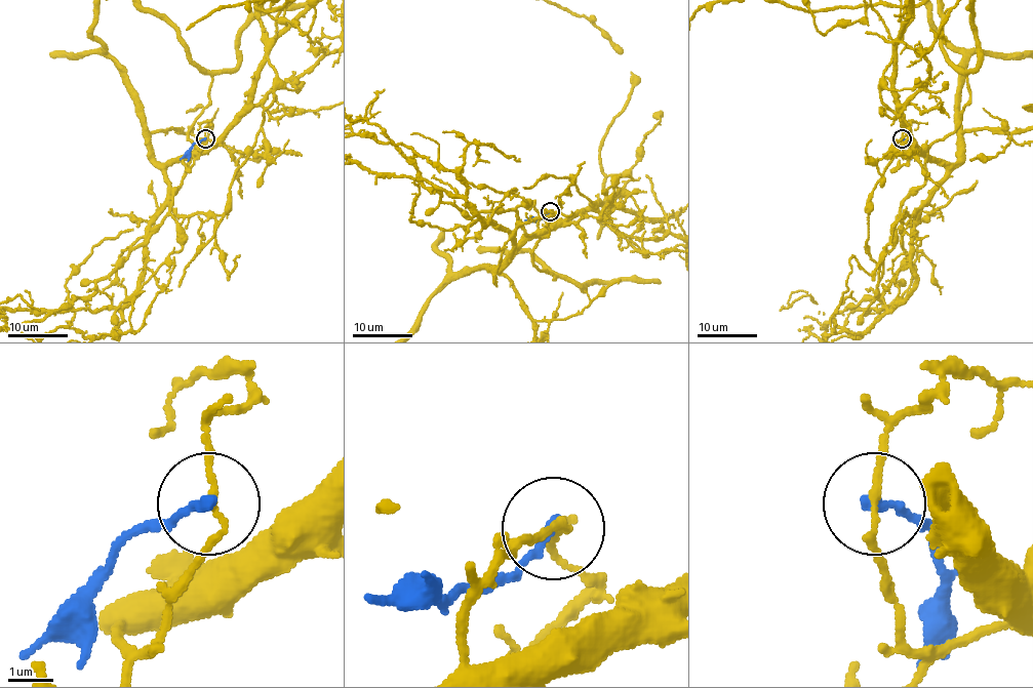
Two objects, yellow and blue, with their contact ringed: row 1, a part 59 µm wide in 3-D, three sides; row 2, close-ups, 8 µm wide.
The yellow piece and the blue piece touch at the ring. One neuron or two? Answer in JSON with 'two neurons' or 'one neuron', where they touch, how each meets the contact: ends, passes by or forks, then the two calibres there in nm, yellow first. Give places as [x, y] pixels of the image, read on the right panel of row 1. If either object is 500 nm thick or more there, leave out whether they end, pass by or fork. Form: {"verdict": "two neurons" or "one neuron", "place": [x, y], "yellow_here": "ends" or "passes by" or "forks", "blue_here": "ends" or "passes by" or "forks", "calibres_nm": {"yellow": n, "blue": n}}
{"verdict": "two neurons", "place": [902, 138], "yellow_here": "passes by", "blue_here": "ends", "calibres_nm": {"yellow": 120, "blue": 240}}

